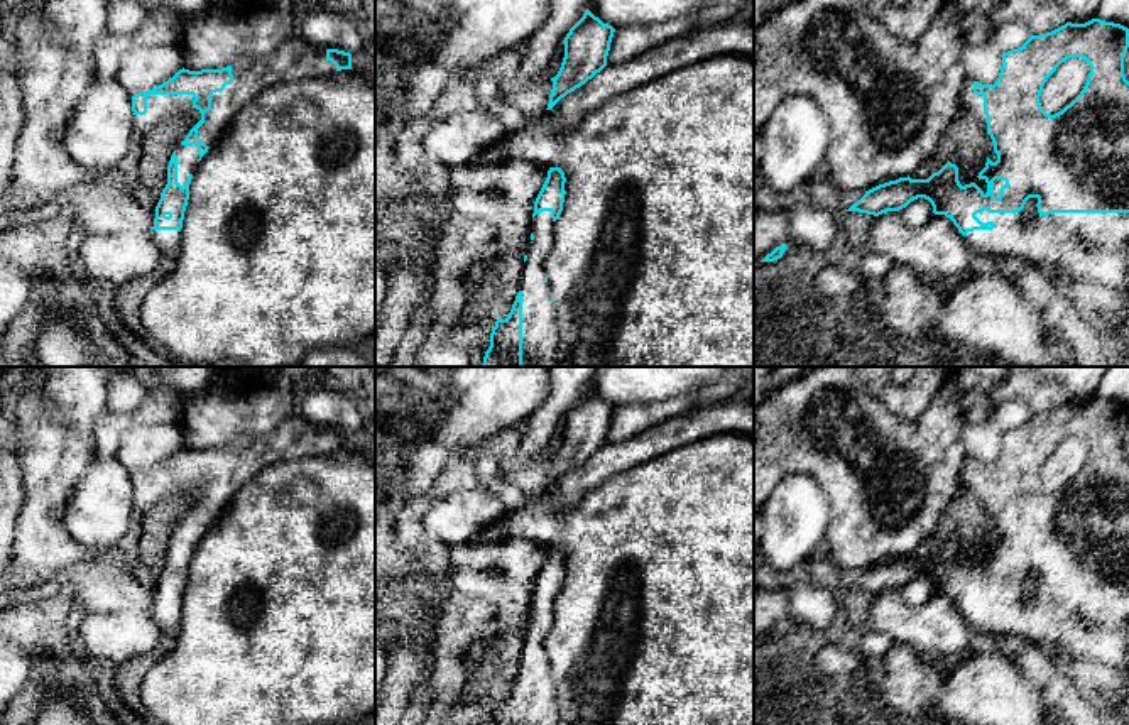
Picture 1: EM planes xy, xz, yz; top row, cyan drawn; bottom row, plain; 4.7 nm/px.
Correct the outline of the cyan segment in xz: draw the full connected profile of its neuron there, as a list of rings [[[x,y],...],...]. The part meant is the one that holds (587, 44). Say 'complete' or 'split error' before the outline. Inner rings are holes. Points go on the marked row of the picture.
complete; [[[588,8],[570,29],[563,44],[564,57],[553,81],[549,103],[551,110],[561,98],[575,91],[607,66],[607,56],[615,29],[603,24]]]

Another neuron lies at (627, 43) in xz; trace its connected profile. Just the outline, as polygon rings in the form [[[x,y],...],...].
[[[695,14],[651,25],[619,27],[615,29],[610,42],[607,64],[617,66],[629,59],[635,59],[649,49],[657,47],[668,41],[684,37],[696,29]]]

